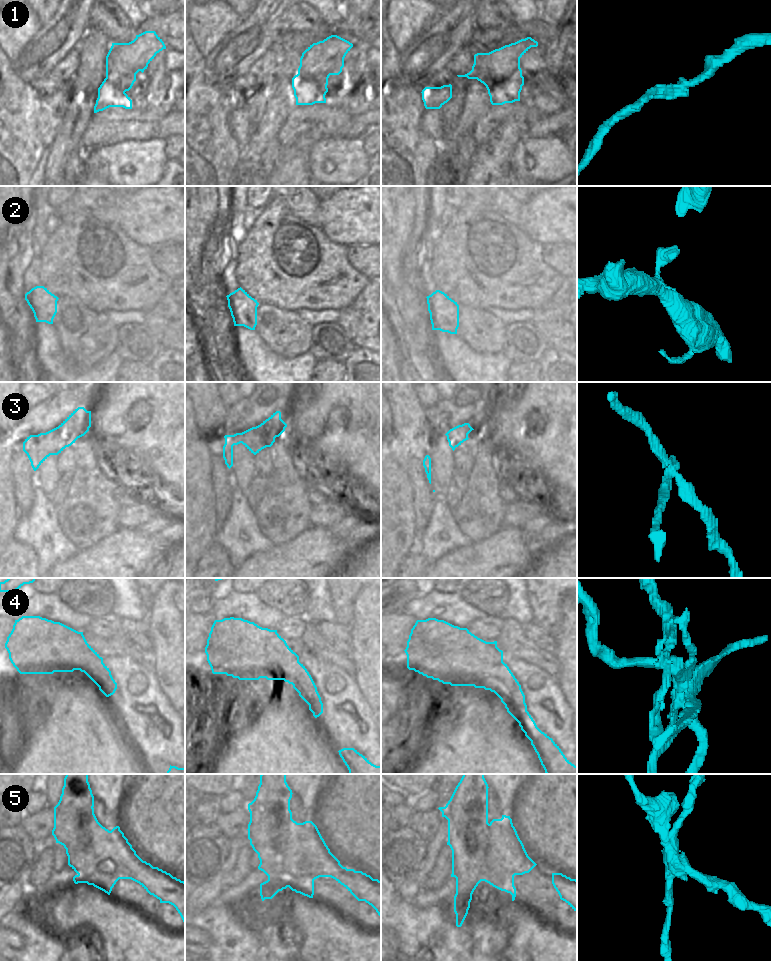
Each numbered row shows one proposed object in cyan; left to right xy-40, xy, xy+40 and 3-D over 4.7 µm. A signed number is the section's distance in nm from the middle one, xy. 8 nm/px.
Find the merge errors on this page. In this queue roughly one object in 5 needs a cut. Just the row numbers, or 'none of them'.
3, 4, 5

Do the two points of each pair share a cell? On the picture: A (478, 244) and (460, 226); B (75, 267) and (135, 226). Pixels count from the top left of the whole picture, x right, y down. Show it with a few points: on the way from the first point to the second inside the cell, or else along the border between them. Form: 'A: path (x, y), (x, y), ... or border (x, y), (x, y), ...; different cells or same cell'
A: path (472, 244), (466, 239), (466, 232); same cell
B: border (116, 224), (134, 241), (145, 246); different cells

